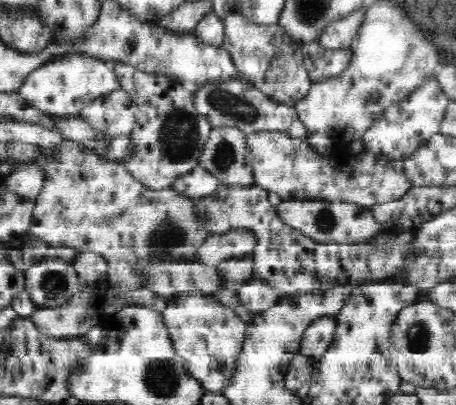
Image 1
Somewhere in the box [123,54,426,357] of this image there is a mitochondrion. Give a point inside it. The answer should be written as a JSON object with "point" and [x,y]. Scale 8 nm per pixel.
{"point":[177,139]}

